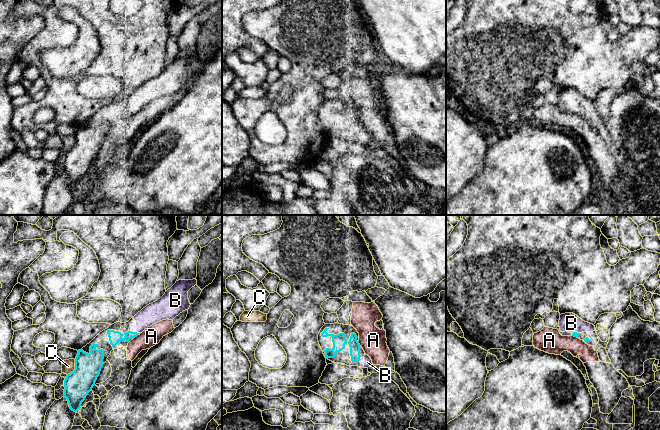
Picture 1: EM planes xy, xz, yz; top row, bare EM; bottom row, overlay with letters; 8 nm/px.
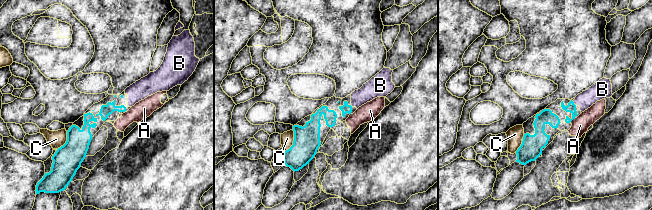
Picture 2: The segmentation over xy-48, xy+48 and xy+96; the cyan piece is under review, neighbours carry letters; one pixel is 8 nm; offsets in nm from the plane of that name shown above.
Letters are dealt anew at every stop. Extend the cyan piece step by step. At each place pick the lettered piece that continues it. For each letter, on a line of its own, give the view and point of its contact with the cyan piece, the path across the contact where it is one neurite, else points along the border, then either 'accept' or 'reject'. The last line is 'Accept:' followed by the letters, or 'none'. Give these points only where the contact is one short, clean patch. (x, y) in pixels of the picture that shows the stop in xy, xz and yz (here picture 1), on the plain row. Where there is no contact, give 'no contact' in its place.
A: contact xy (135, 112); reject
B: contact yz (575, 108); accept
C: contact xy (75, 144); reject
Accept: B

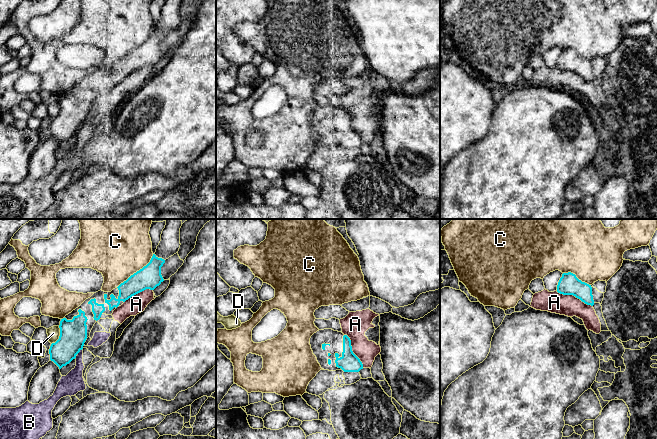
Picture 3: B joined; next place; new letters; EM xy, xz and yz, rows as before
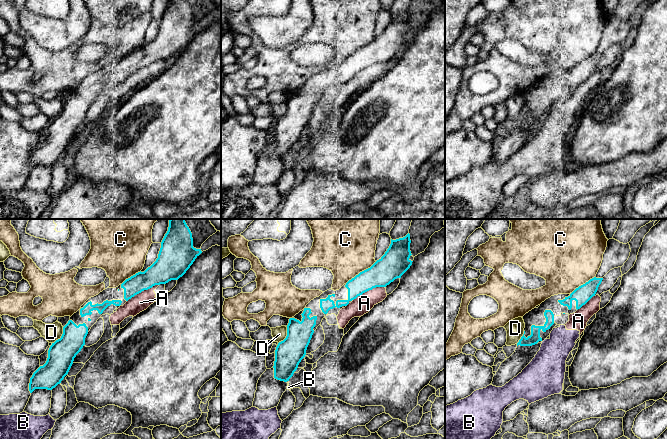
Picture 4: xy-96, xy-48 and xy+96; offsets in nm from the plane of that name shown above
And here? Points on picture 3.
A: contact yz (574, 71); border yz (556, 67), (562, 70), (572, 70), (592, 82); reject
B: contact xy (79, 127); reject
C: contact xy (137, 47); reject
D: contact xy (59, 112); reject
Accept: none

